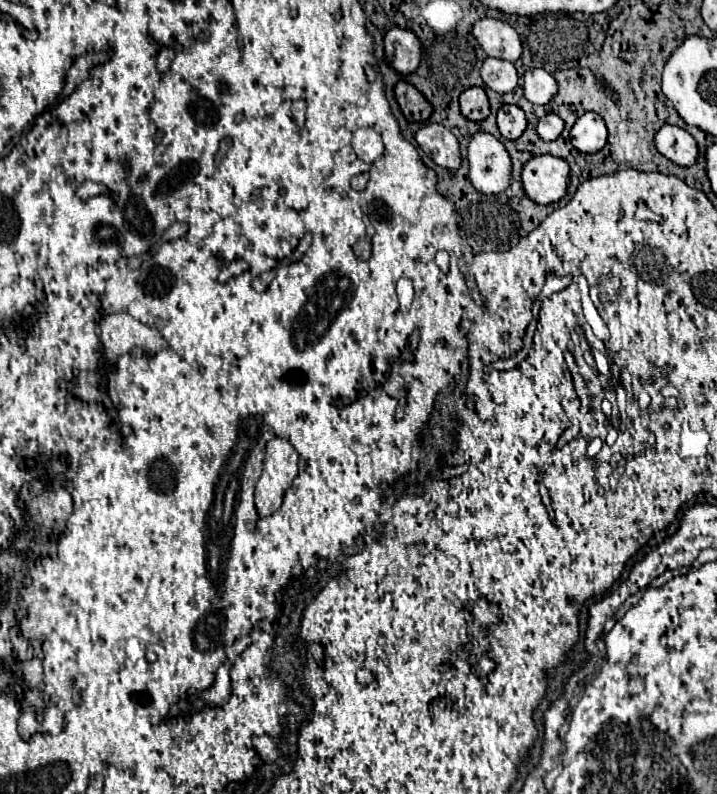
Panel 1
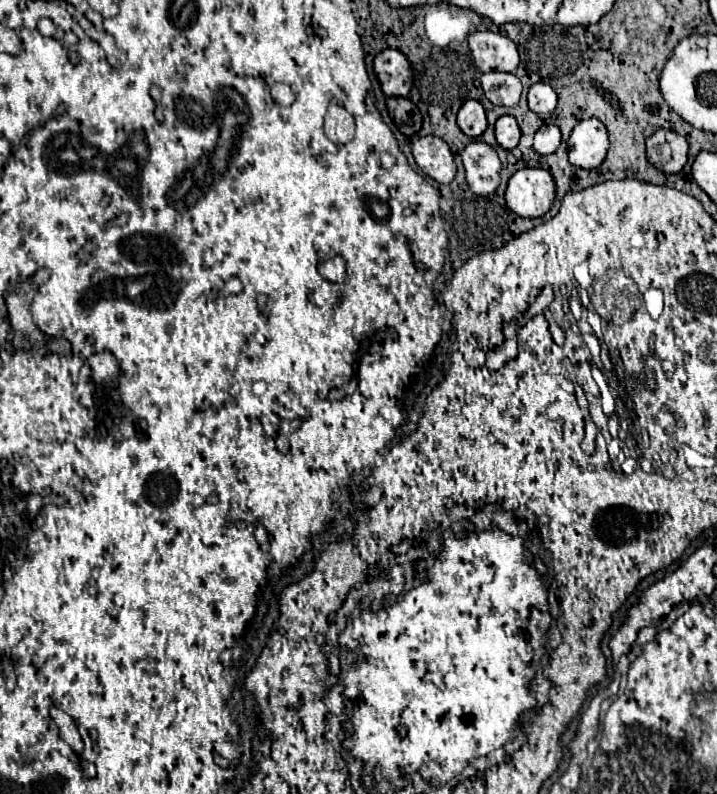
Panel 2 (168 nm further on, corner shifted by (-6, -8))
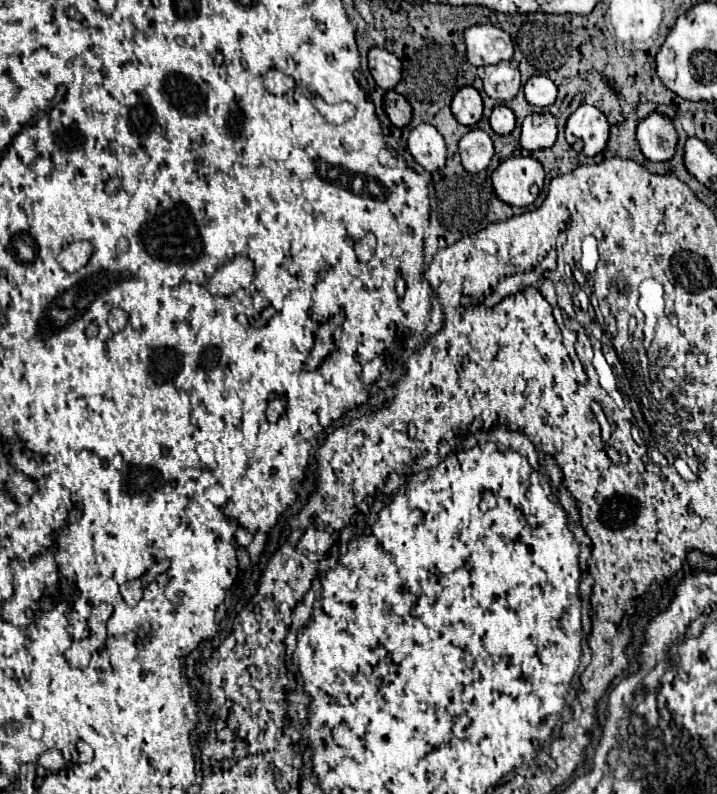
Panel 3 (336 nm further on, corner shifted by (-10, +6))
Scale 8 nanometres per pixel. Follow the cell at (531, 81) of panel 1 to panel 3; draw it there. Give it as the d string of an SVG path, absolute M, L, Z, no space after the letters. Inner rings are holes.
M533 76L525 82L523 94L525 94L525 100L529 104L545 108L545 106L551 106L555 102L557 86L547 76Z

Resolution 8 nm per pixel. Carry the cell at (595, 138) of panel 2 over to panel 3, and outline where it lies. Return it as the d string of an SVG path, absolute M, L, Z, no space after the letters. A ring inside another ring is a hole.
M581 104L567 120L565 138L585 156L603 152L609 138L609 124L601 110L589 104Z

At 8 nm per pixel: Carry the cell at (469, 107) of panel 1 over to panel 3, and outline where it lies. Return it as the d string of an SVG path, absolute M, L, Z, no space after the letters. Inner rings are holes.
M465 86L461 88L451 102L451 112L455 116L455 120L463 126L473 126L481 120L483 114L483 102L479 92L473 86Z

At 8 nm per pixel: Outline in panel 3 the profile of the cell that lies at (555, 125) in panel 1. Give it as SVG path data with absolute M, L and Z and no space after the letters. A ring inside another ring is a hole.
M549 112L531 114L521 124L521 148L533 152L551 148L557 140L557 120Z

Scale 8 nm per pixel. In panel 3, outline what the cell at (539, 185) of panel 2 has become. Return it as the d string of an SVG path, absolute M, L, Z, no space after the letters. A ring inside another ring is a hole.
M513 156L501 160L497 170L491 174L493 192L509 206L533 204L535 196L529 192L529 186L537 184L539 188L543 188L543 180L543 166L531 156Z

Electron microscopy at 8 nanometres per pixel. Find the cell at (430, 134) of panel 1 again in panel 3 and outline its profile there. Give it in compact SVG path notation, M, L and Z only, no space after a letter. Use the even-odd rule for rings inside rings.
M419 124L417 128L411 130L407 138L407 150L411 152L415 162L429 172L437 172L445 166L447 158L445 142L437 128L431 124Z

